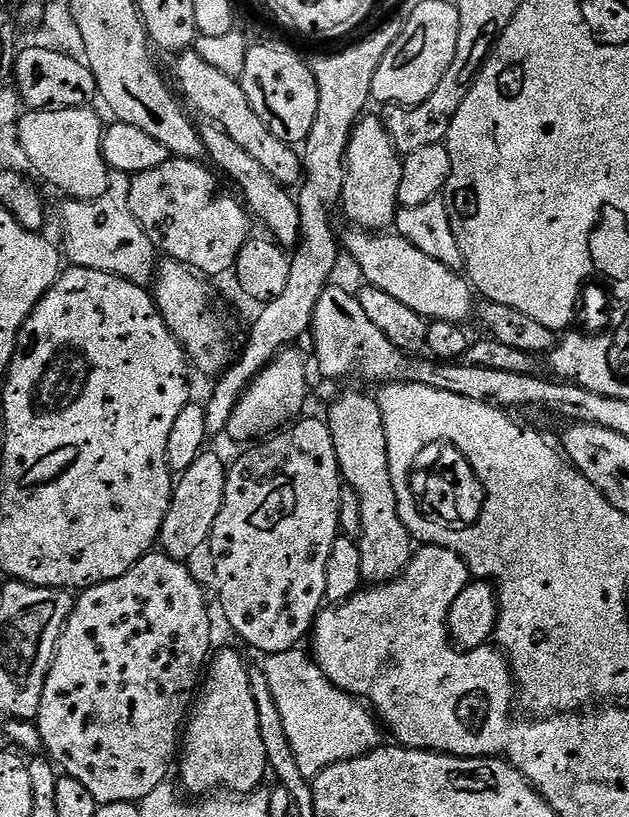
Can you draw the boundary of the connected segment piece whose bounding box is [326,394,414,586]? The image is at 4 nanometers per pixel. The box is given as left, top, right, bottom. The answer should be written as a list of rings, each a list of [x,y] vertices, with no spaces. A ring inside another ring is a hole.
[[[341,395],[335,399],[330,407],[326,423],[330,434],[334,440],[334,450],[338,454],[338,466],[343,483],[358,494],[358,506],[362,506],[362,535],[359,538],[359,548],[361,550],[361,578],[368,586],[375,586],[380,583],[387,583],[395,580],[408,569],[409,562],[414,555],[414,537],[402,522],[400,511],[398,510],[398,498],[396,489],[392,481],[392,461],[386,446],[386,430],[382,422],[382,410],[375,399],[368,396]]]

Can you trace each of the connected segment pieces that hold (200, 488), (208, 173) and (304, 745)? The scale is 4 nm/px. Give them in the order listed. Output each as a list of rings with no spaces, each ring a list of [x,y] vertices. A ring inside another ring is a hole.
[[[205,450],[198,458],[194,458],[194,466],[179,473],[172,489],[172,501],[168,507],[166,518],[162,522],[159,547],[170,558],[181,562],[191,561],[191,556],[200,547],[207,545],[212,539],[212,527],[222,510],[222,502],[226,498],[226,482],[229,465],[216,452]]]
[[[169,158],[154,170],[135,173],[130,186],[130,210],[134,218],[138,218],[138,226],[142,226],[146,238],[150,238],[157,253],[161,257],[186,265],[205,278],[220,276],[223,272],[231,273],[240,257],[240,251],[250,239],[248,208],[235,195],[219,196],[216,193],[216,177],[217,173],[207,163]]]
[[[300,651],[268,656],[262,672],[268,676],[270,690],[282,716],[282,725],[293,747],[298,767],[307,778],[315,778],[323,768],[356,760],[381,747],[382,728],[377,717],[357,697],[336,688],[330,678],[322,674],[315,659],[307,651]]]

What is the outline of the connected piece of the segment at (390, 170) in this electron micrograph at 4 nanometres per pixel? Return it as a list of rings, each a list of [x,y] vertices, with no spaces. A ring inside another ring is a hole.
[[[364,118],[356,125],[348,143],[346,178],[344,179],[344,199],[342,212],[348,215],[349,225],[373,234],[383,233],[392,223],[397,223],[398,186],[402,182],[401,153],[397,152],[390,134],[384,129],[383,119]]]

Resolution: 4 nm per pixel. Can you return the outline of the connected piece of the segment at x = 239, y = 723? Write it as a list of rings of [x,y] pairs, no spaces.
[[[224,648],[218,652],[207,665],[198,703],[191,713],[190,723],[183,729],[178,772],[180,768],[185,788],[197,796],[215,793],[212,791],[219,784],[225,784],[232,794],[251,794],[263,785],[260,783],[264,775],[267,777],[270,772],[250,688],[252,672],[234,649]]]

